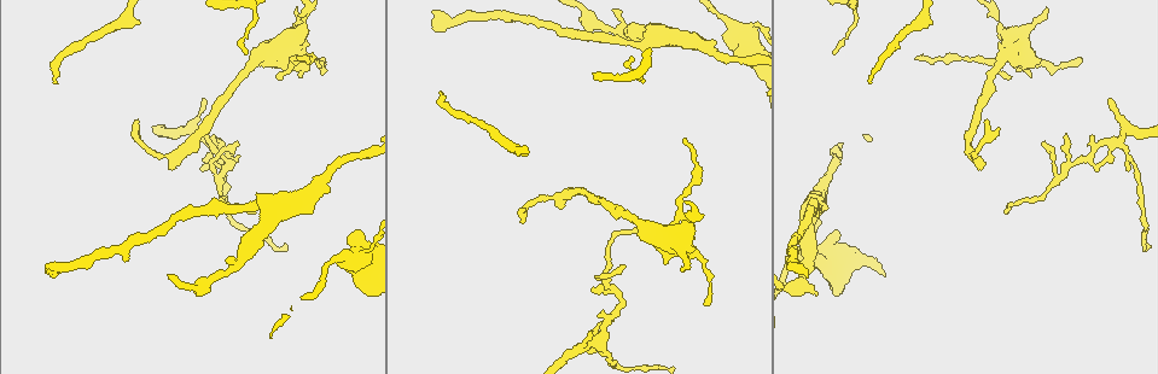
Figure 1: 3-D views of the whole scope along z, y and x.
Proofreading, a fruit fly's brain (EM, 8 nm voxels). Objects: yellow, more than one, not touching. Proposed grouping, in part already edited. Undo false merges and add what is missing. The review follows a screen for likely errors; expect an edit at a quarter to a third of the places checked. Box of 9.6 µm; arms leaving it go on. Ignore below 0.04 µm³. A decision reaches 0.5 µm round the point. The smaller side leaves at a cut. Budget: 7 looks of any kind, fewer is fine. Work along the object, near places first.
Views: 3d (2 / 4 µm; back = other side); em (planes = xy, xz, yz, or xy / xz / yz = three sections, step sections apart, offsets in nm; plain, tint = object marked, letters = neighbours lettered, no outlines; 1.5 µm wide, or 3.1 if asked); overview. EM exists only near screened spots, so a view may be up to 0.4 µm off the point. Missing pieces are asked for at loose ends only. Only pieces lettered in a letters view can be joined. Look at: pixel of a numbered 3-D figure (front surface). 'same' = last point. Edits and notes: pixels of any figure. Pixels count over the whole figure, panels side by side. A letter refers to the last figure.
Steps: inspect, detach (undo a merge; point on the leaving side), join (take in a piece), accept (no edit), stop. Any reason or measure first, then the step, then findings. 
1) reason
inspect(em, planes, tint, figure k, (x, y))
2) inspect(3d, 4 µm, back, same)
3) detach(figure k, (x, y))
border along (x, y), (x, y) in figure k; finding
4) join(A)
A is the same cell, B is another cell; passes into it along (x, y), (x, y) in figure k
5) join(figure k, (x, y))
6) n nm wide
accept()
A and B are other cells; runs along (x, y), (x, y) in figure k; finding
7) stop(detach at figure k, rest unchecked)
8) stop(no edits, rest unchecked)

branch stops here
inspect(3d, 4 µm, figure 1, (557, 206))

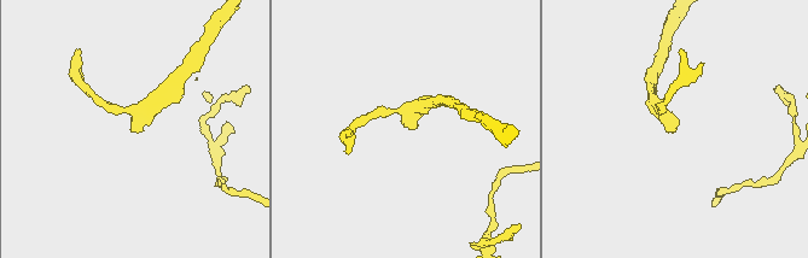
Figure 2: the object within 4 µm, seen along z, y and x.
inspect(em, planes, letters, figure 2, (133, 132))

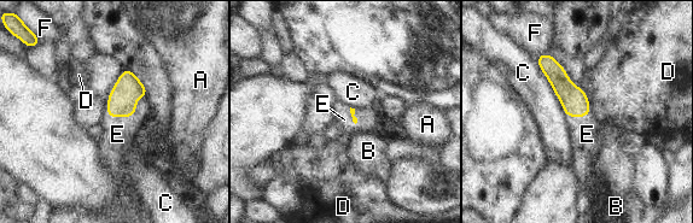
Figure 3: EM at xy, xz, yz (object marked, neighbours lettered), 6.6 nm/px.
join(E)
E is the same cell, A, B, C, D and F are other cells; passes into it along (575, 103), (578, 116), (587, 134) in figure 3; it goes on there

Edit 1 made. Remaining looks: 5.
branch stops here
inspect(3d, 4 µm, figure 1, (594, 288))

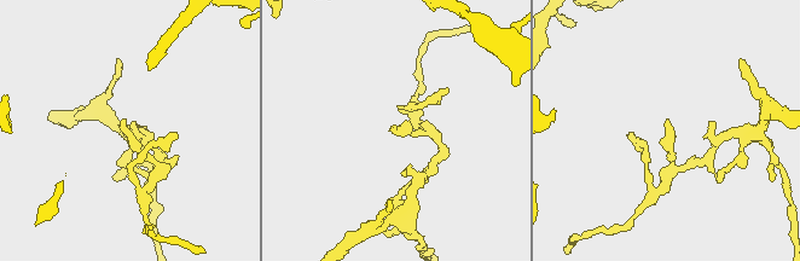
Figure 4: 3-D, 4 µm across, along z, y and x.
need the tissue
inspect(em, planes, letters, figure 4, (392, 127))

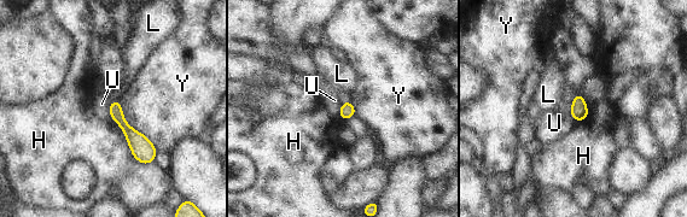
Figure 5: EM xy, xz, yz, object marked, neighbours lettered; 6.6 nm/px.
Y touches over 440 nm
accept()
H, L, U and Y are other cells; runs along (112, 105), (122, 124), (150, 159) in figure 5; none of them fits

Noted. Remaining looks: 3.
inspect(em, yz, step 8, tint, figure 1, (294, 53))

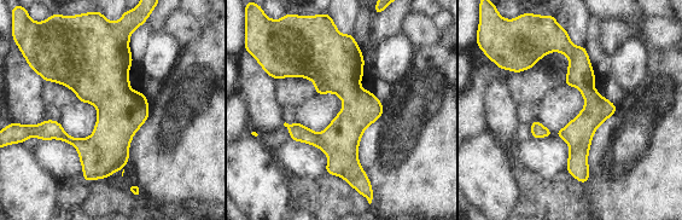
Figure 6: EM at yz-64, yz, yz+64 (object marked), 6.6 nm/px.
inspect(em, xy, step 8, tint, same)

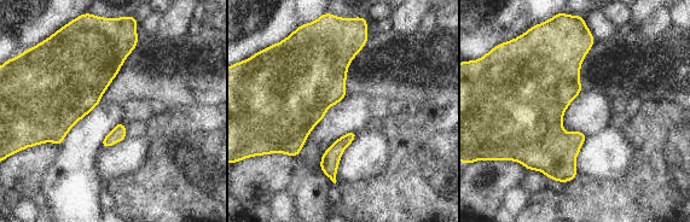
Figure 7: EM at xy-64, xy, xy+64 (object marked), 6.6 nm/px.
inspect(em, xy, step 8, letters, same)

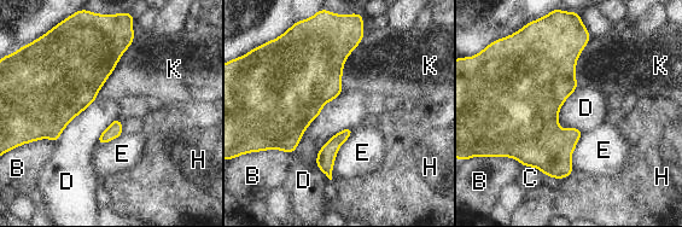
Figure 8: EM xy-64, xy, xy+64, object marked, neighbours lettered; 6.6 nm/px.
accept()
B, C, D, E, H and K are other cells; border along (342, 93), (324, 105), (290, 155) in figure 8; continuous, no second neuron

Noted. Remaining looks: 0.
stop(join at figure 3, rest unchecked)

